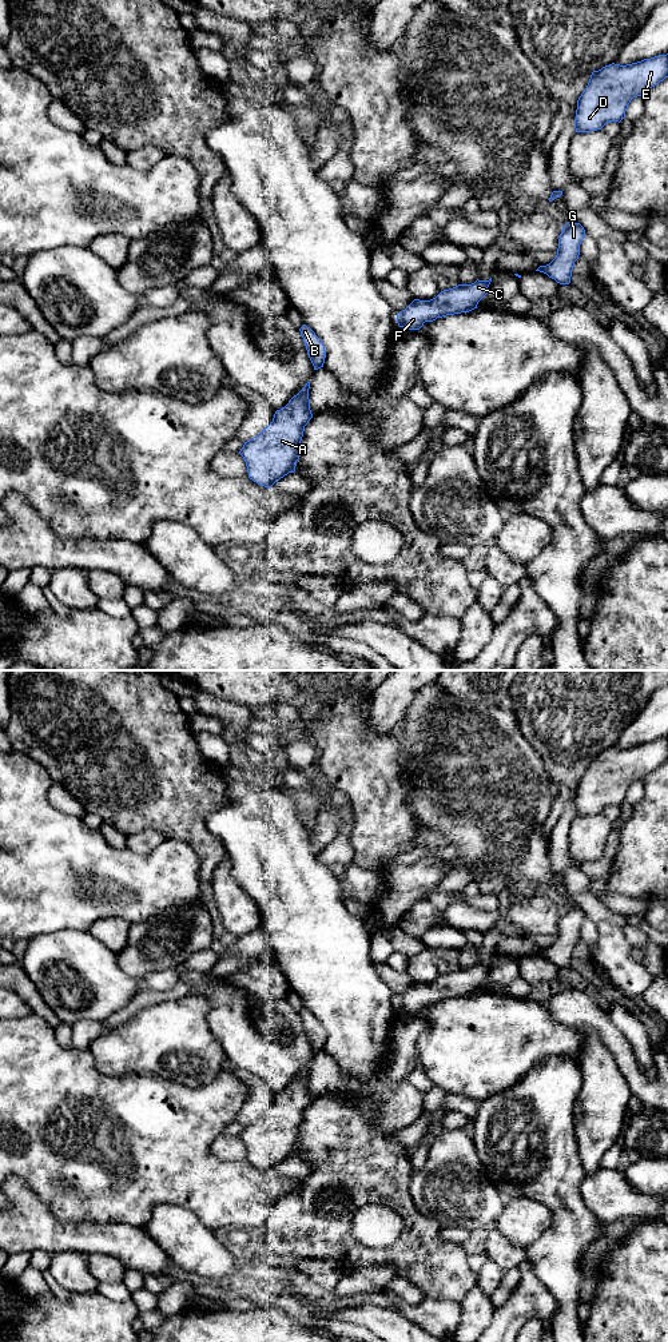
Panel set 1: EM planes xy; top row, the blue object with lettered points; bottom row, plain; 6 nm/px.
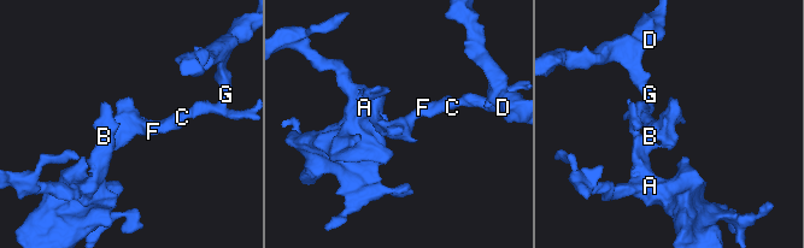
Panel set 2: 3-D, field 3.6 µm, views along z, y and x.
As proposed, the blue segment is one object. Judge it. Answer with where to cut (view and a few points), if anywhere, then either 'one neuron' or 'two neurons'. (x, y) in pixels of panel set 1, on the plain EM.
no cut | one neuron

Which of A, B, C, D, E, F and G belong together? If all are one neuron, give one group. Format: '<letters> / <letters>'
A B C D E F G

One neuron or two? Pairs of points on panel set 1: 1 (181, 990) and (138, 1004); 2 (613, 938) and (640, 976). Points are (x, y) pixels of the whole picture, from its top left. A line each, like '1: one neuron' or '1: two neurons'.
1: one neuron
2: one neuron

